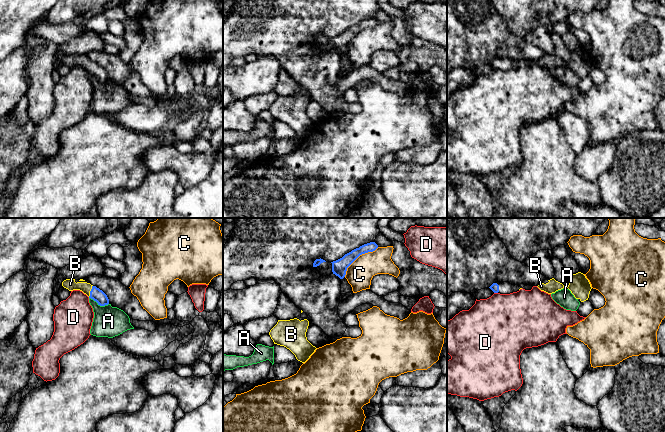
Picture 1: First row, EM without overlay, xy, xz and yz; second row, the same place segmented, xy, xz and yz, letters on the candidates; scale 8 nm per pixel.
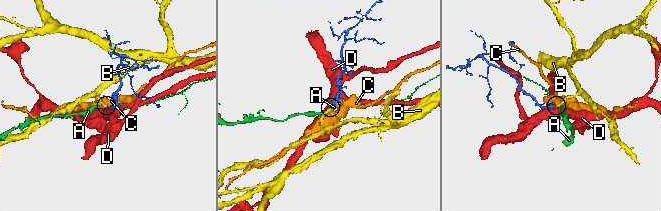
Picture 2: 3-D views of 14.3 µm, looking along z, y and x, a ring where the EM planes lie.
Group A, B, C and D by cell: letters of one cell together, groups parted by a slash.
A / B / C / D

